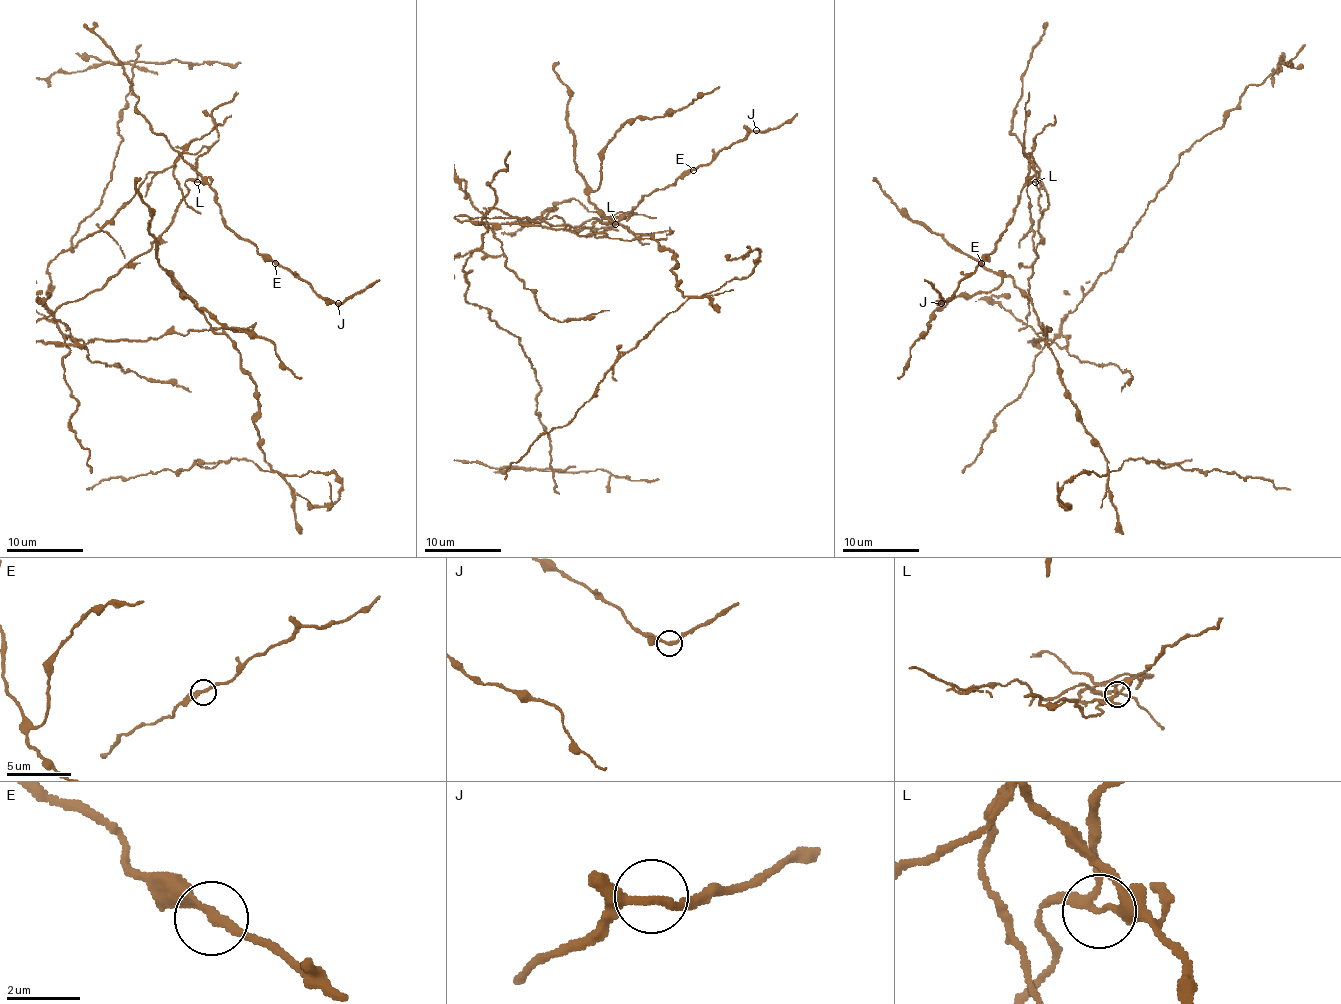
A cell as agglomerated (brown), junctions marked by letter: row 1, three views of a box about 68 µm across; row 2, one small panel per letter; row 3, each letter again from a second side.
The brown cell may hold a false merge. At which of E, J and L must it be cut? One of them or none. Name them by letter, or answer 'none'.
L

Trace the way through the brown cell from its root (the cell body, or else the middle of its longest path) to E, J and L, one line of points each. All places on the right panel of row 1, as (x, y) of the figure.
E: (1035, 342), (1020, 319), (1029, 311), (1049, 204), (1041, 180), (1024, 186), (981, 263)
J: (1035, 342), (1020, 319), (1029, 311), (1049, 204), (1041, 180), (1024, 186), (995, 250), (941, 303)
L: (1035, 342), (1039, 336), (1020, 319), (1029, 311), (1039, 221), (1049, 204), (1043, 182), (1035, 182)

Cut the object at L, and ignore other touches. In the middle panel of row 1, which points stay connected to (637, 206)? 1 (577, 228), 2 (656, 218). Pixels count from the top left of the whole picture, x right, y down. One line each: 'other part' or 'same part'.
1: other part
2: other part

